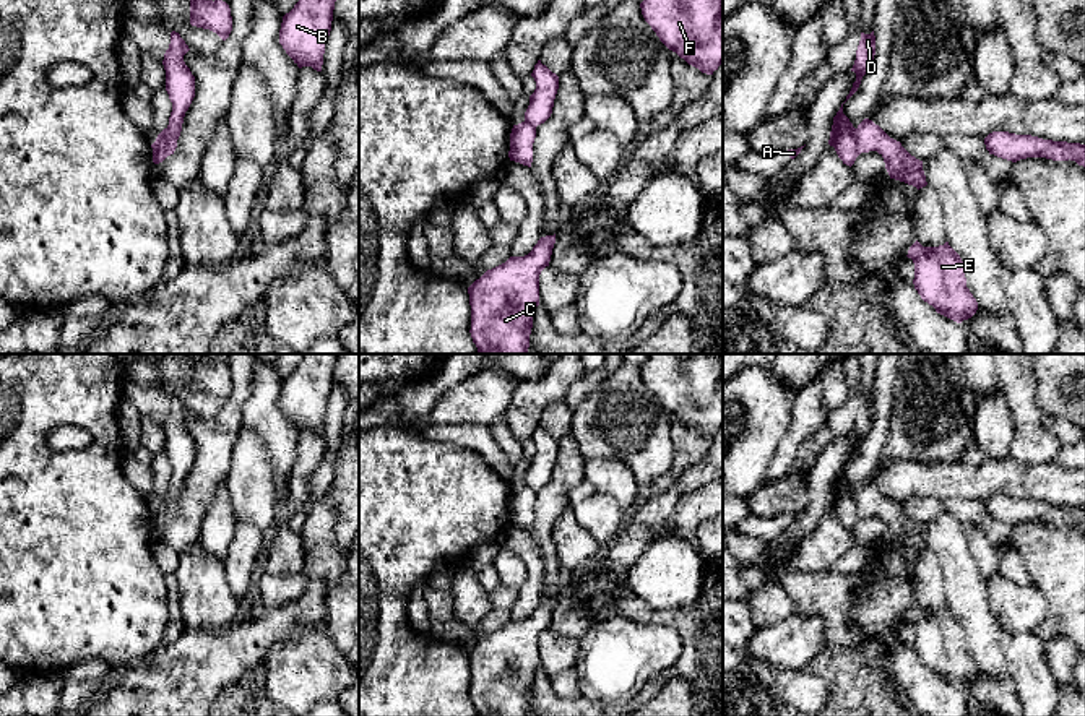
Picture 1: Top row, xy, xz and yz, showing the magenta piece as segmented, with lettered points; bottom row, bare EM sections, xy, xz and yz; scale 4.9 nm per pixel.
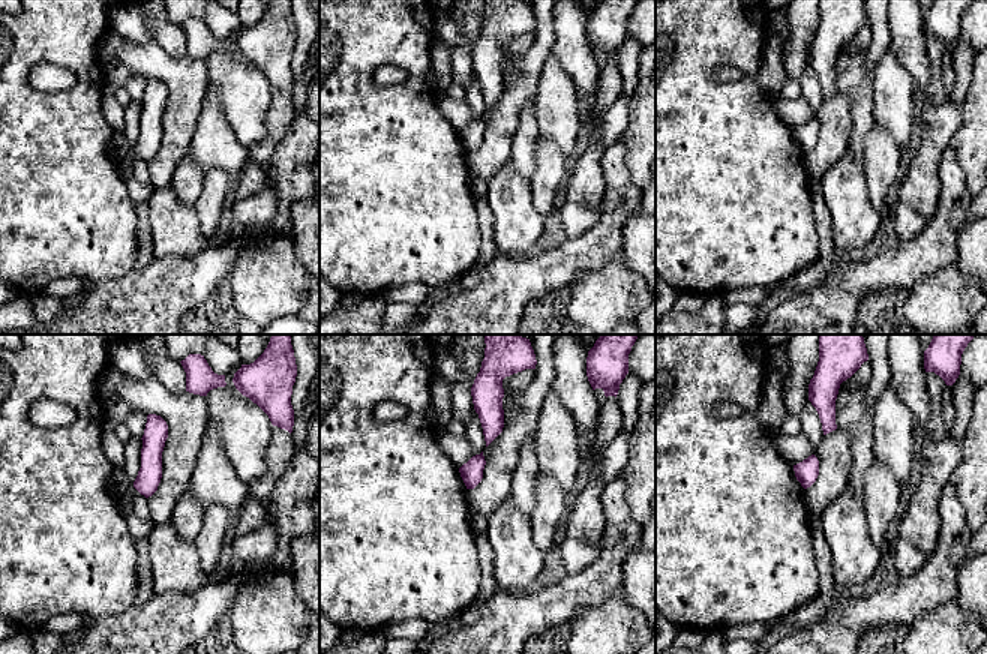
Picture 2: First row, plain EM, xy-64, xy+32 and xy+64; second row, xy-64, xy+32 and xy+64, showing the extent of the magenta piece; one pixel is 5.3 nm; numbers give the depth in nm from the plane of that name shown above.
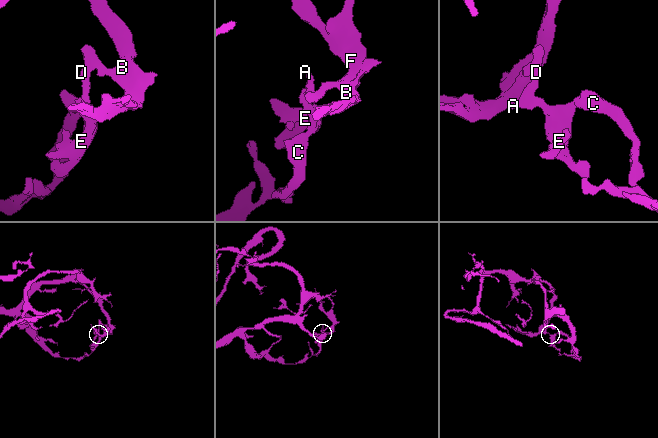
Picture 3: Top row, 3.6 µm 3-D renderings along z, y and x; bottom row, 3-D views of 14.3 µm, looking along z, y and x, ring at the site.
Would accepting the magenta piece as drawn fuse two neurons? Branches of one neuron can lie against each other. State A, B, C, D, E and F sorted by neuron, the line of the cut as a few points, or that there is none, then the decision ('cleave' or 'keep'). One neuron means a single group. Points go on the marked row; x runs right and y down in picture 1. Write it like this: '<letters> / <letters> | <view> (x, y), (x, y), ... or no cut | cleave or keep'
A B D F / C E | xy (168, 129), (168, 142), (153, 151) | cleave

